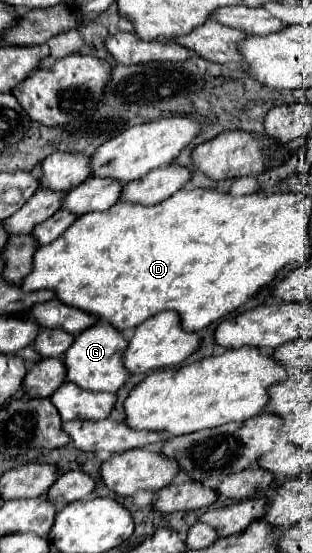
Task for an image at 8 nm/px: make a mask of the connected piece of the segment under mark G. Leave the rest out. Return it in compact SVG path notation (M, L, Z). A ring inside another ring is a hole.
M107 322L93 324L75 336L69 350L63 354L67 368L67 382L77 384L81 390L89 392L117 392L129 378L127 370L121 364L121 352L127 348L127 340L119 330L113 330Z

